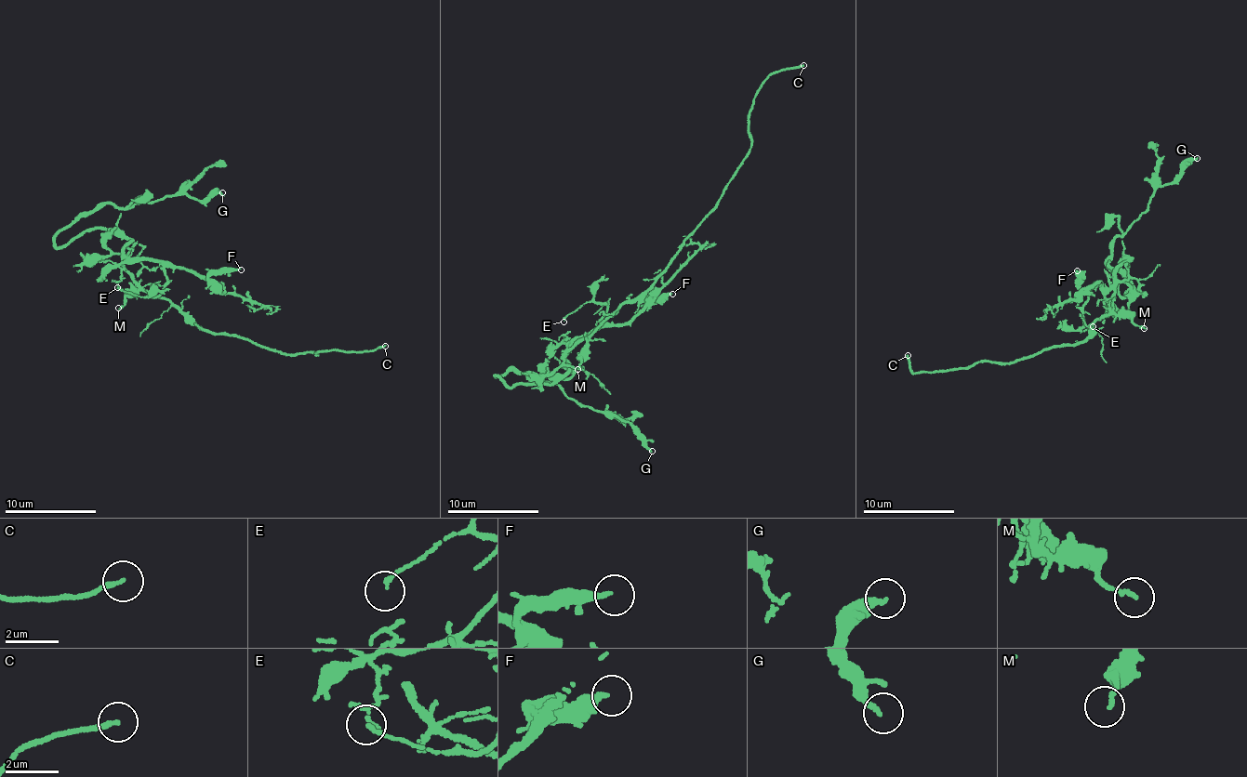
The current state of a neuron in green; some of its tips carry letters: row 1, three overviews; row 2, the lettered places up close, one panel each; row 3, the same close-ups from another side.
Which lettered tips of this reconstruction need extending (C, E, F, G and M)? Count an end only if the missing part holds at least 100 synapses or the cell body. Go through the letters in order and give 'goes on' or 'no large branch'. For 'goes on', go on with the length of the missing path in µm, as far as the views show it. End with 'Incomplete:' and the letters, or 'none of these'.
C: goes on | 8 µm
E: no large branch
F: no large branch
G: no large branch
M: no large branch
Incomplete: C

